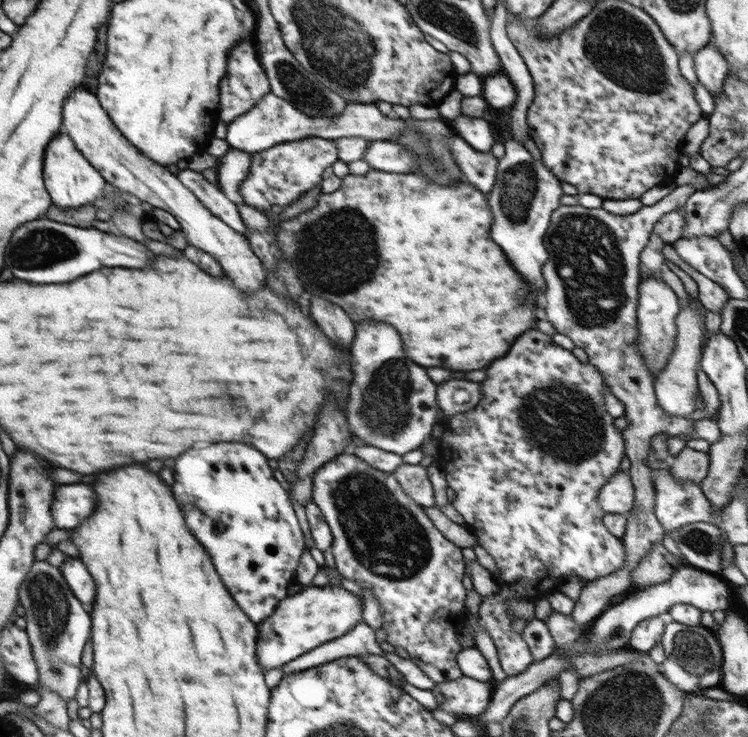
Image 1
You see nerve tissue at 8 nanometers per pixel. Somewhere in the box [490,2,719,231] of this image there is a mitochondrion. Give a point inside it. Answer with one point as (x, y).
(617, 43)

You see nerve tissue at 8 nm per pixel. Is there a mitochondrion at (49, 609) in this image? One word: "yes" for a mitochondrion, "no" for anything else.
yes

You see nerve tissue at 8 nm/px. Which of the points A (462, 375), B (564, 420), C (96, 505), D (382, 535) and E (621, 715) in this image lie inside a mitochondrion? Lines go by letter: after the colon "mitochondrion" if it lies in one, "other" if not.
A: other
B: mitochondrion
C: other
D: mitochondrion
E: mitochondrion

